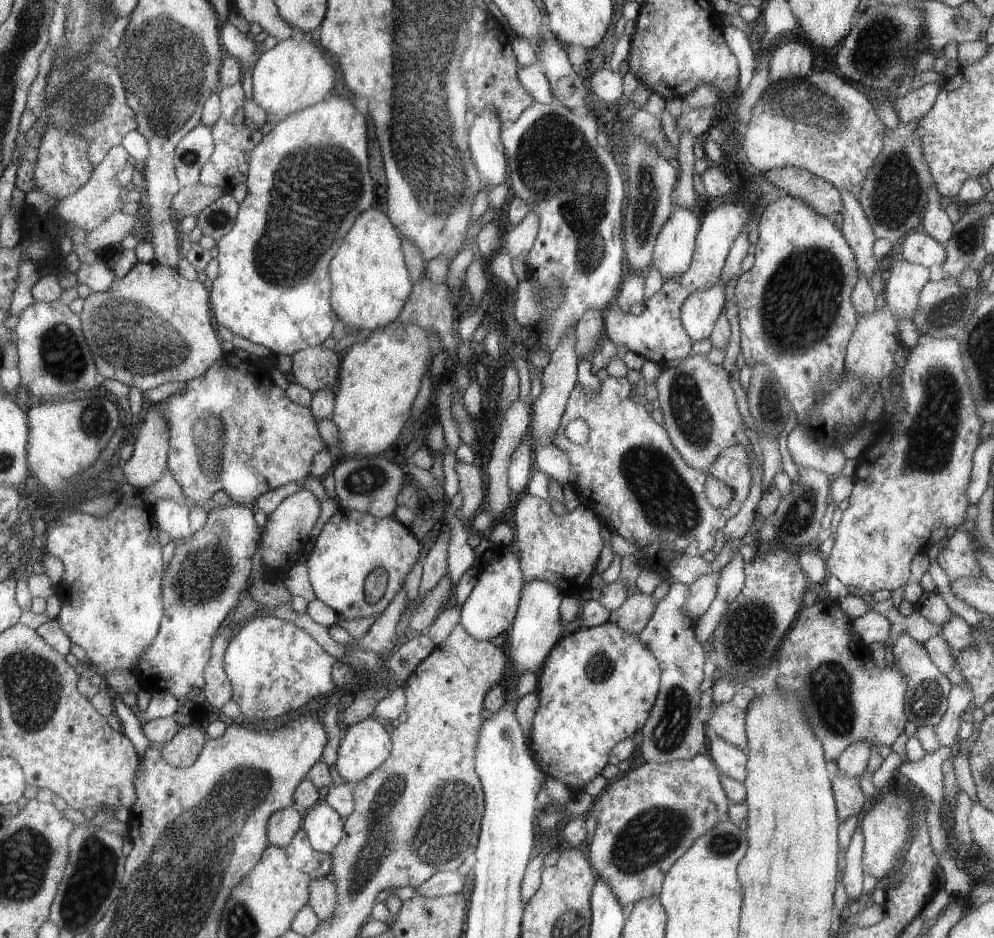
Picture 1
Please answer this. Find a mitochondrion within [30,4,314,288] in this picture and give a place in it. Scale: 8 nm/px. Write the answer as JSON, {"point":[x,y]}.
{"point":[168,62]}

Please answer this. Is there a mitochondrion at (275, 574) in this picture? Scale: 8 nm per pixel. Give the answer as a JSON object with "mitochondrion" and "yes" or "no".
{"mitochondrion":"no"}

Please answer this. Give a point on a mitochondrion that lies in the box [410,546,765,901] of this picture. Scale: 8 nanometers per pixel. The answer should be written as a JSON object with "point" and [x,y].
{"point":[654,834]}

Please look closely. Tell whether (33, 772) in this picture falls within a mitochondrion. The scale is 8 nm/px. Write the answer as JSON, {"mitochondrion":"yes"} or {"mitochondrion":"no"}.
{"mitochondrion":"no"}

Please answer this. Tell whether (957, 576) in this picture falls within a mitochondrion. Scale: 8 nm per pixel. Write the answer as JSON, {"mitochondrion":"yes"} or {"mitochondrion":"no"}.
{"mitochondrion":"no"}

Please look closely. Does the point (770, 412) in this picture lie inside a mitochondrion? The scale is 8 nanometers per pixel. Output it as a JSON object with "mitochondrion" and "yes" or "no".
{"mitochondrion":"yes"}

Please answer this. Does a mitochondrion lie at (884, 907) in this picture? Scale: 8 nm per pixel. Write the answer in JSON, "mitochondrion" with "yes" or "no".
{"mitochondrion":"no"}

